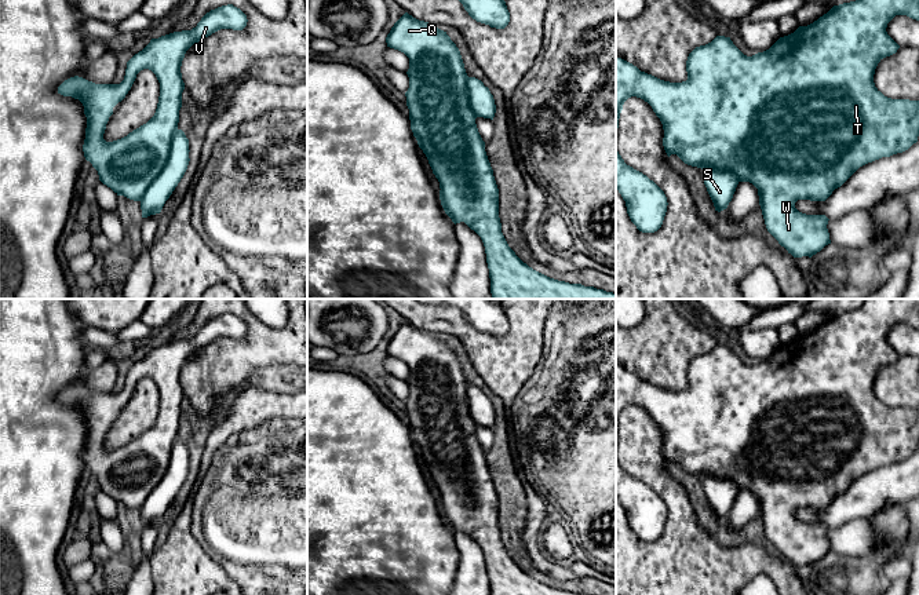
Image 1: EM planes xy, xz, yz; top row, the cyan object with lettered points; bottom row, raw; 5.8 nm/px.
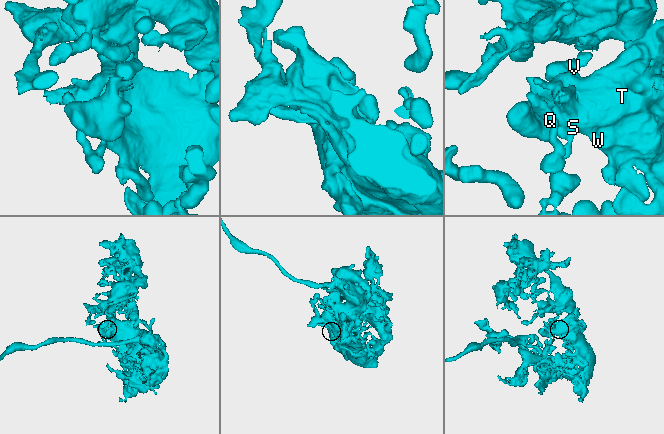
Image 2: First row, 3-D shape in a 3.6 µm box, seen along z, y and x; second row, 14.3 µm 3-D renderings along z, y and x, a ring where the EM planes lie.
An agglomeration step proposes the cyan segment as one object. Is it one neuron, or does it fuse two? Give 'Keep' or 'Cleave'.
Keep

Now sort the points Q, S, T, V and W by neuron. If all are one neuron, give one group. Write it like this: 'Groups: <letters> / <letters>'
Groups: Q S T V W

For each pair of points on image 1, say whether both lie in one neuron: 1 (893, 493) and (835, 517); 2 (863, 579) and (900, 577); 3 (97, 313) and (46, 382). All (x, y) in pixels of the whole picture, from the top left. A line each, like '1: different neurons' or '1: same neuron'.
1: same neuron
2: different neurons
3: different neurons

